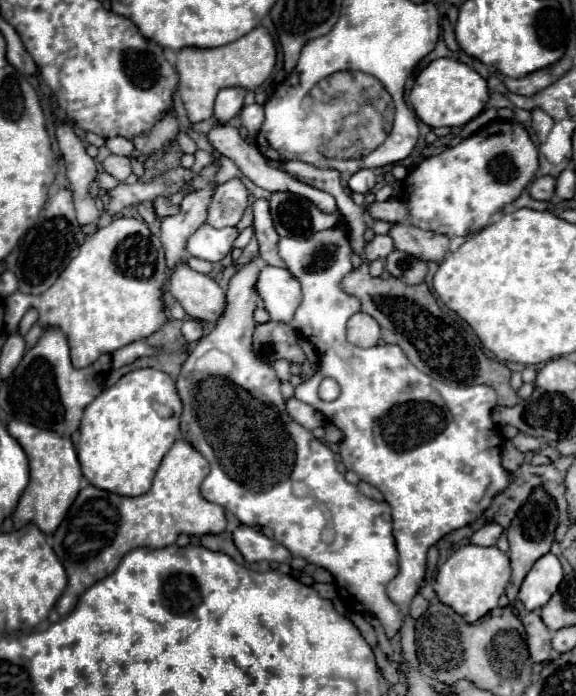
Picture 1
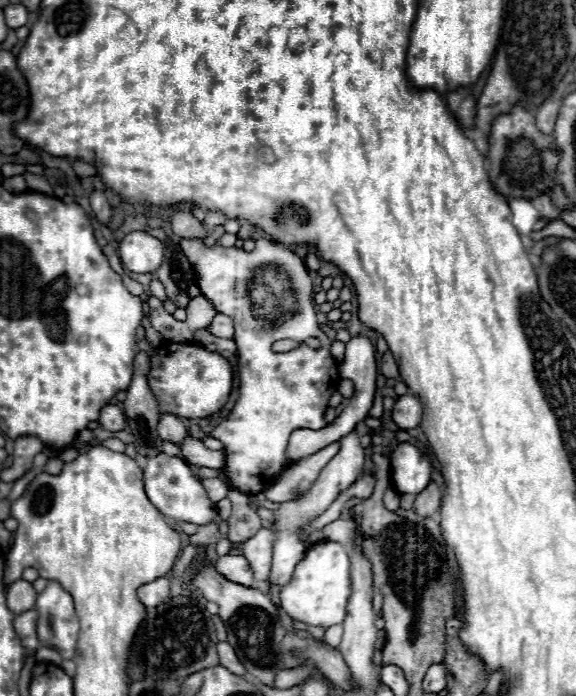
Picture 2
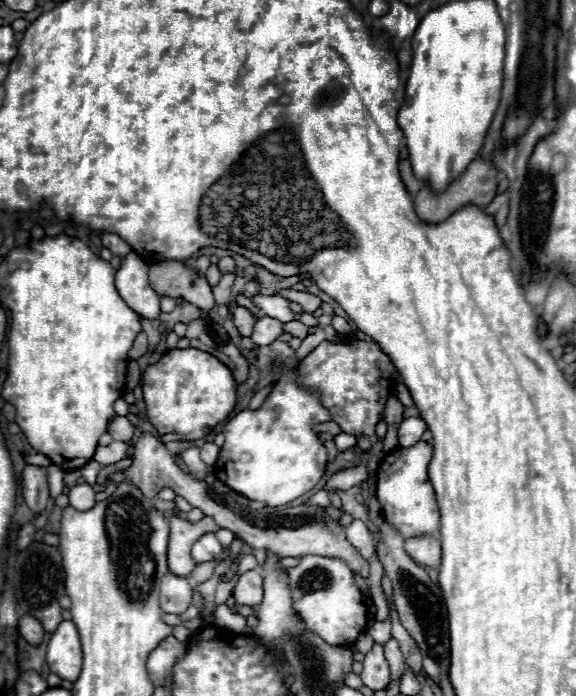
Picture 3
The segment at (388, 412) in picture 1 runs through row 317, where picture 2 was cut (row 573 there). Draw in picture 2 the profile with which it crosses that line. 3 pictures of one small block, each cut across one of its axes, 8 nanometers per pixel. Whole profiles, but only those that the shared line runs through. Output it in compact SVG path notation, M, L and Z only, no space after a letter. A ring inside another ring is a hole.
M318 542L306 552L304 560L300 560L290 584L282 588L280 606L294 620L330 628L340 624L340 604L346 604L350 592L350 558L344 546L338 542Z

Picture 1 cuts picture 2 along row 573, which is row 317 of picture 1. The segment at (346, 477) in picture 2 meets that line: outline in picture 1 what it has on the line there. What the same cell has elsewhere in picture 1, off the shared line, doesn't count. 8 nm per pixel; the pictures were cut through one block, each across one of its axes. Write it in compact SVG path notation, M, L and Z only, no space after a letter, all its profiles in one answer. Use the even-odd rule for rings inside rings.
M264 266L260 270L256 290L264 300L264 308L270 314L270 320L288 324L300 306L302 292L300 282L286 268Z

